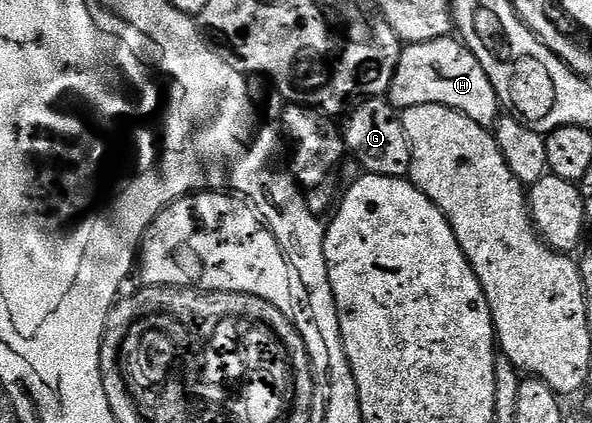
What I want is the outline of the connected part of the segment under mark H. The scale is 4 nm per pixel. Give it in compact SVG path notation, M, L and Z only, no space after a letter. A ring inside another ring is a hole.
M449 36L407 43L401 49L396 71L390 80L387 101L392 103L397 112L414 108L418 104L442 104L470 116L474 124L495 127L502 114L500 97L486 76L478 56L474 56L474 52L470 52L463 41L456 39L455 42L454 39Z

